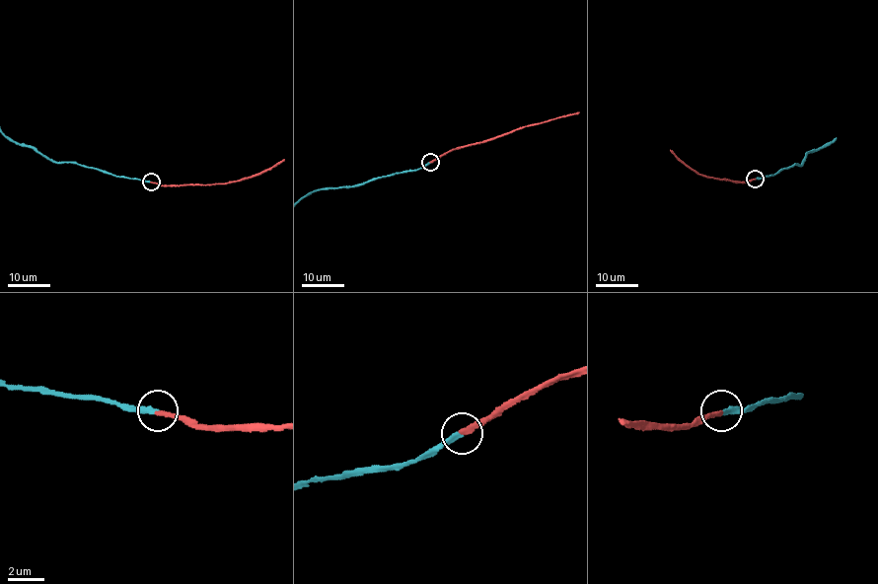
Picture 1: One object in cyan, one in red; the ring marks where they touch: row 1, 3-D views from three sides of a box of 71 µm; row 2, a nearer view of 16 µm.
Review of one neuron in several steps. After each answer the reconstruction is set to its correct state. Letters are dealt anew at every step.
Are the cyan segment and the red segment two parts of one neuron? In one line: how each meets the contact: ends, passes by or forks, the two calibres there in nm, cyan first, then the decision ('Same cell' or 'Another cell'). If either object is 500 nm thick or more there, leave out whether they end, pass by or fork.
At the ring cyan ends. At the ring red ends. Thickness 240 nm (cyan) against 240 nm. Same cell

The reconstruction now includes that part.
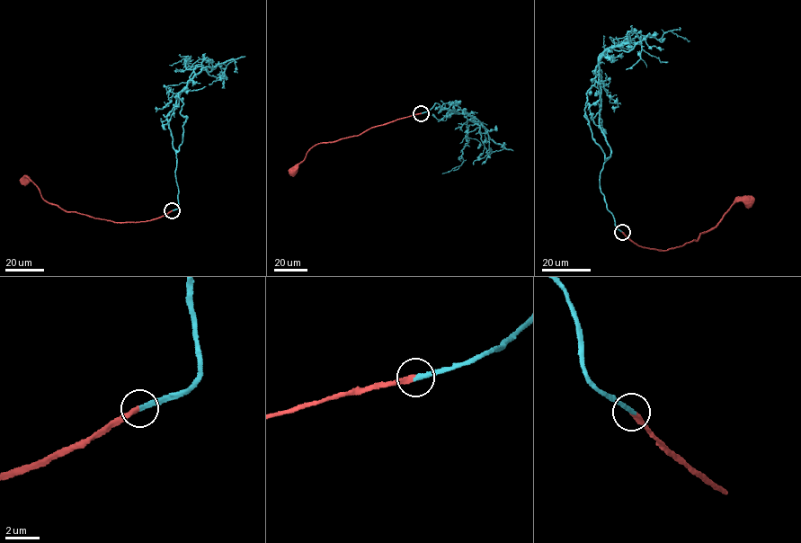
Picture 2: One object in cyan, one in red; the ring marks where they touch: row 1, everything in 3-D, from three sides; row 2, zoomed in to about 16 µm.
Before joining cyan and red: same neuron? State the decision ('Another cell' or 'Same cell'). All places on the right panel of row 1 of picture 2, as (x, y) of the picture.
Same cell

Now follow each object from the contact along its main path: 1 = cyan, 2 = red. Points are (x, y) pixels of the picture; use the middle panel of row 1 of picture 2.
1: (421, 113), (436, 102), (439, 113), (441, 106), (472, 115), (488, 137), (504, 147), (491, 151), (473, 164)
2: (421, 113), (371, 127), (358, 135), (315, 144), (291, 172)

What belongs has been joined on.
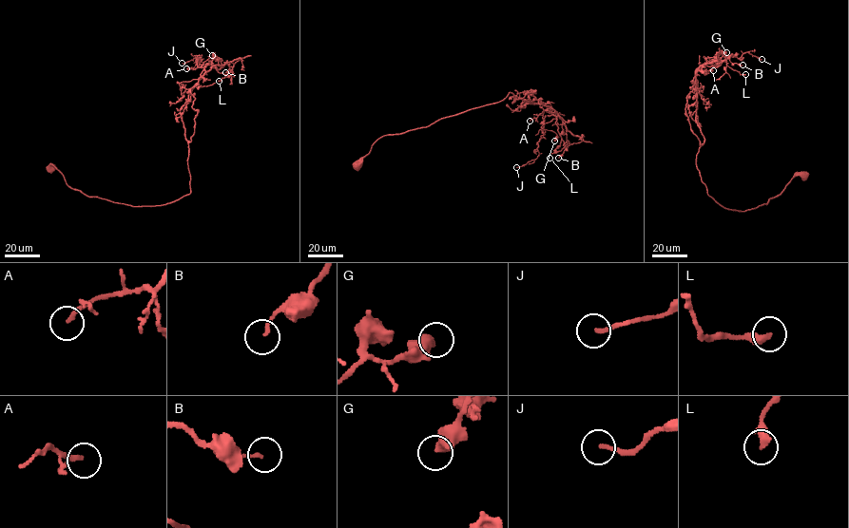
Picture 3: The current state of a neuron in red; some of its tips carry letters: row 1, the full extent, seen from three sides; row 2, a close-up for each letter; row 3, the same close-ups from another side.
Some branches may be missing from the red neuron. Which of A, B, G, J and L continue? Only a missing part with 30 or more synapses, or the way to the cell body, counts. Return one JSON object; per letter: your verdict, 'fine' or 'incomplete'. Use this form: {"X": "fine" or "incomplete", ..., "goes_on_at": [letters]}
{"A": "fine", "B": "fine", "G": "fine", "J": "fine", "L": "fine", "goes_on_at": []}

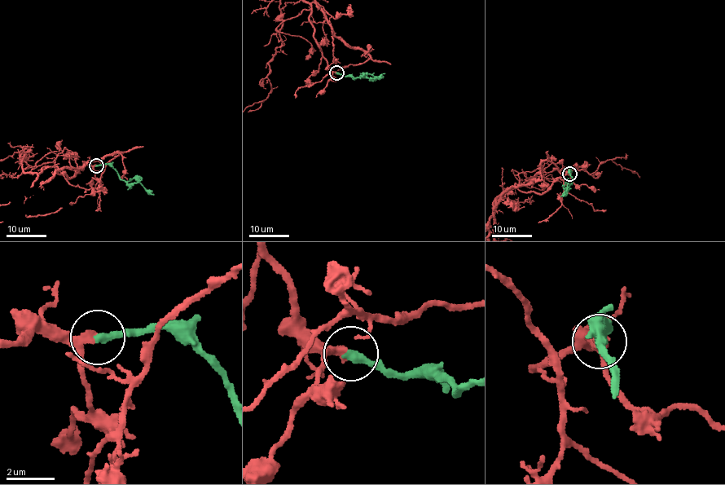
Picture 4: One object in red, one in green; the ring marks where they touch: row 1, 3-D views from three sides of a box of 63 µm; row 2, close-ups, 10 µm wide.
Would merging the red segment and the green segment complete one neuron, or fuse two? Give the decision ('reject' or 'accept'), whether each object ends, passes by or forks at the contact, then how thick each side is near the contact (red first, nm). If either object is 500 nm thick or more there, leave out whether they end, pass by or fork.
accept | red passes by | green ends | 280/360 nm

